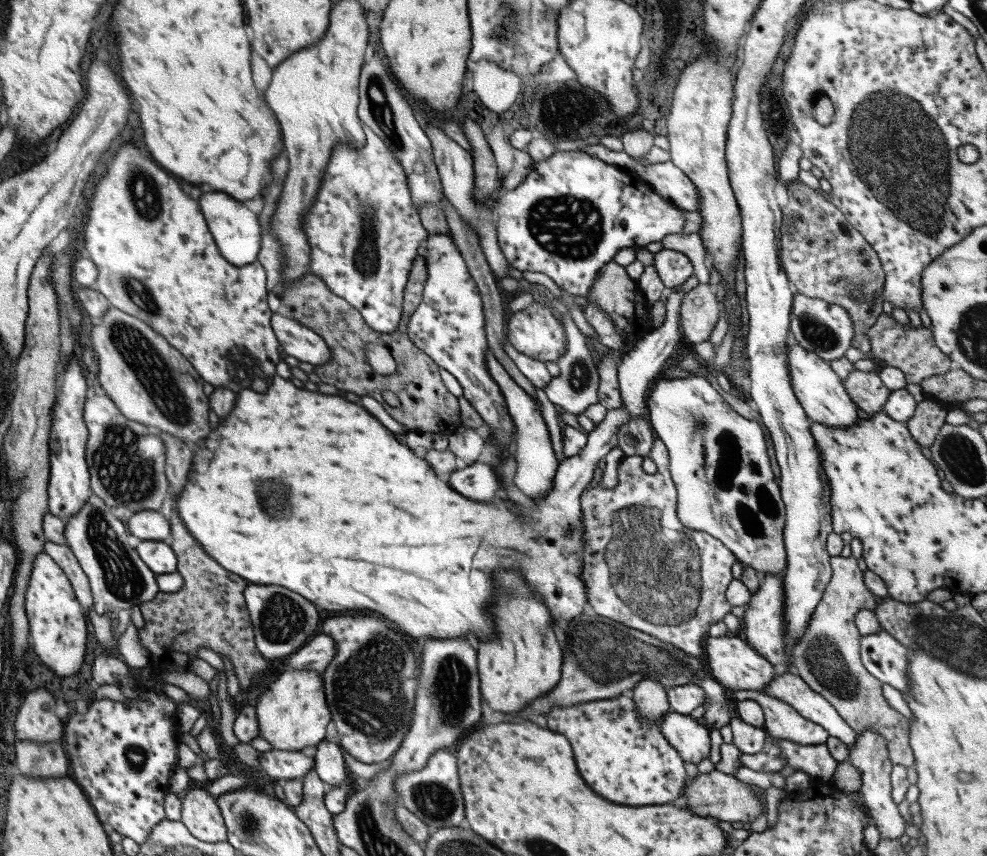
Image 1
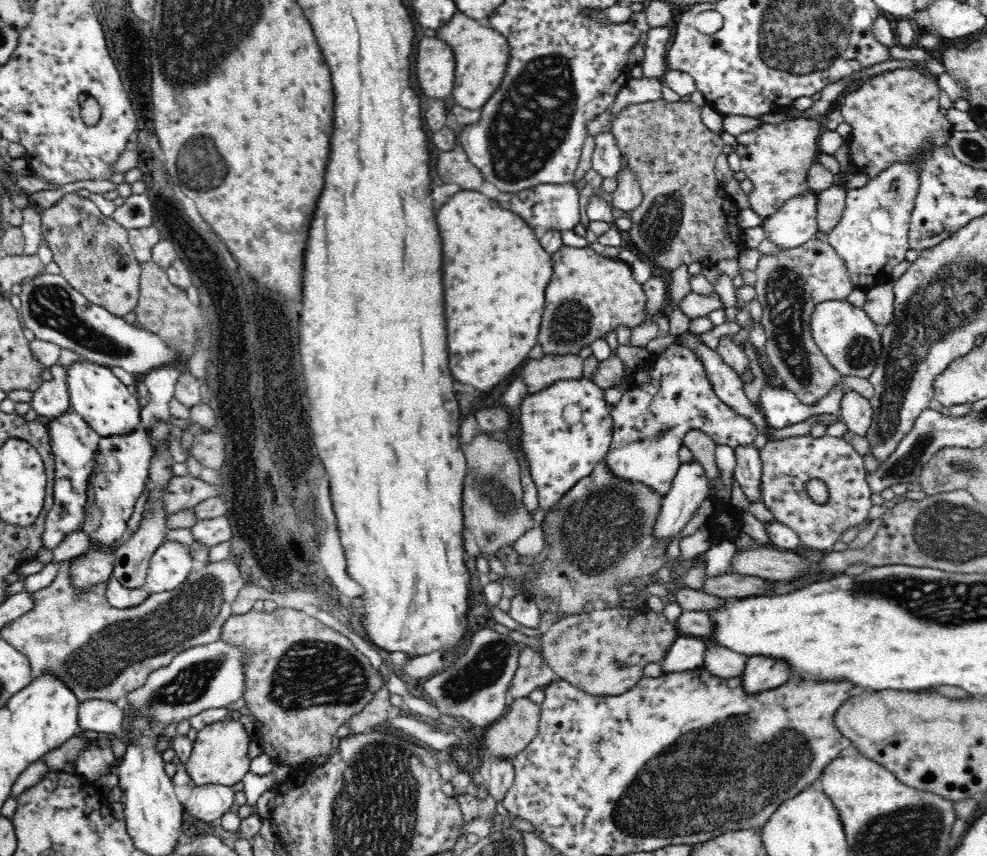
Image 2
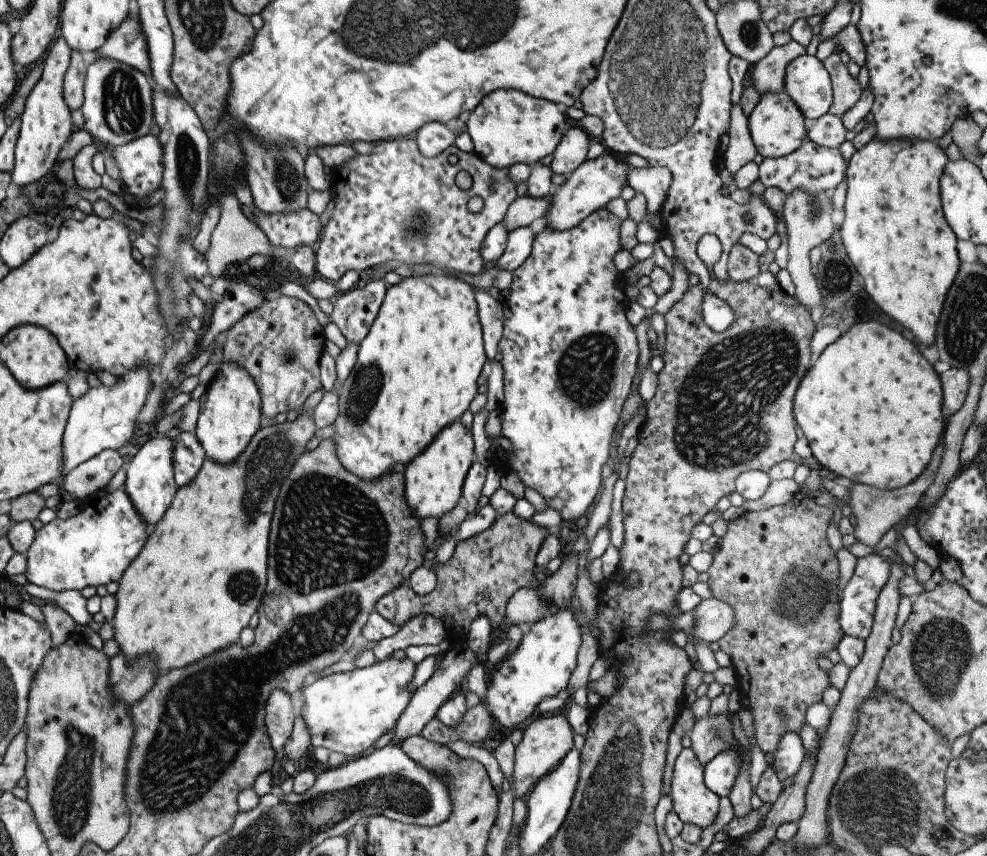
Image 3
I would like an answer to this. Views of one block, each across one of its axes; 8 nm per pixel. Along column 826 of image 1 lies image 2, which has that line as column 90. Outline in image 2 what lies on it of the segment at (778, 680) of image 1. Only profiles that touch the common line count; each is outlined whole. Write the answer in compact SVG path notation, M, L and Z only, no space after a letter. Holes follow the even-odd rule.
M94 698L80 704L78 710L80 732L96 732L122 738L122 724L124 724L124 710L120 704L114 704L112 700Z

